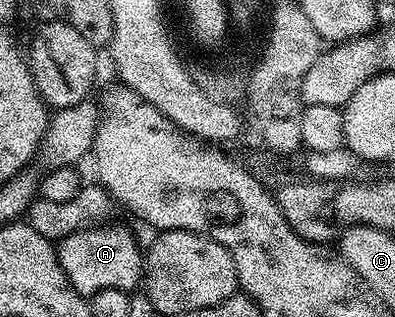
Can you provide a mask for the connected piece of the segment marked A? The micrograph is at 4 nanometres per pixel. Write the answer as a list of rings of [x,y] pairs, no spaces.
[[[111,223],[102,227],[79,229],[58,242],[59,262],[69,283],[82,297],[90,299],[97,291],[106,289],[134,290],[134,285],[144,280],[145,253],[127,229],[114,229]]]

